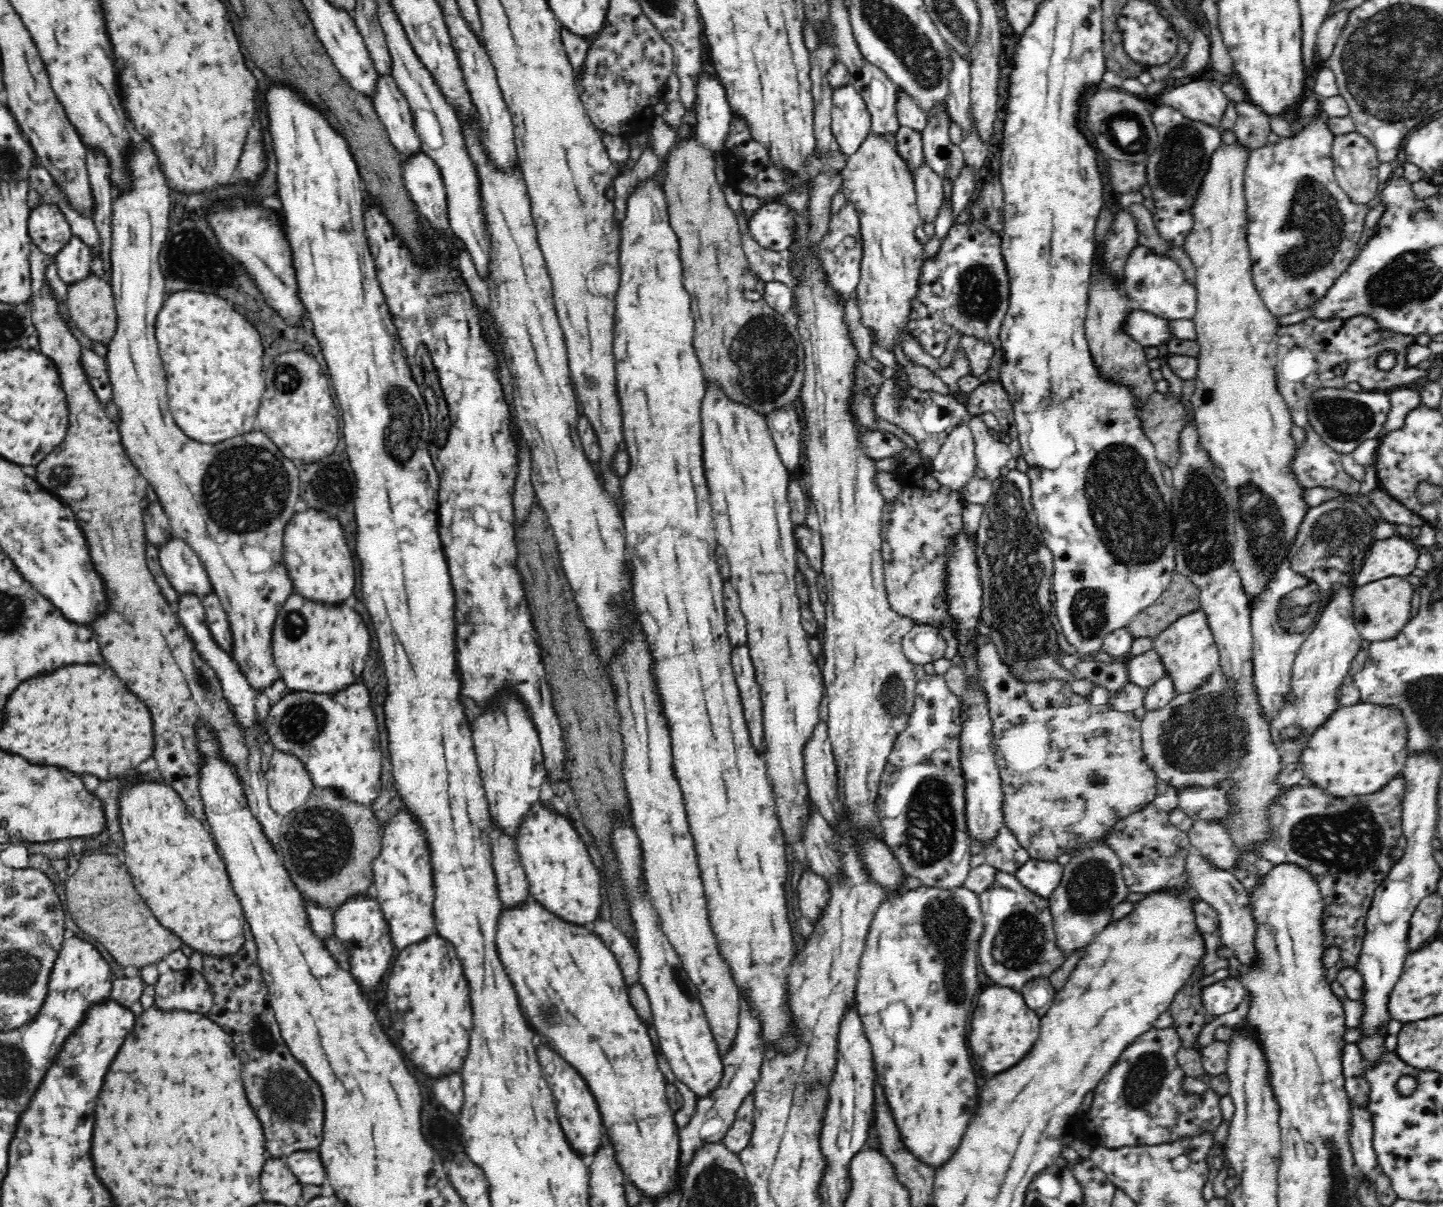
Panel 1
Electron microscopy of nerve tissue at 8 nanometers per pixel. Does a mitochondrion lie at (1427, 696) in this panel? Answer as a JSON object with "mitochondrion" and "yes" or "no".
{"mitochondrion":"yes"}

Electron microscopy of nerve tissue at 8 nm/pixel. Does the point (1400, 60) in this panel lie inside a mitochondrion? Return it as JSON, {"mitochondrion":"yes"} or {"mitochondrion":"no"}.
{"mitochondrion":"yes"}

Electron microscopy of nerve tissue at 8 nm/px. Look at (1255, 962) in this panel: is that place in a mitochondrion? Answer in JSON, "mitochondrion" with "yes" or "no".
{"mitochondrion":"no"}

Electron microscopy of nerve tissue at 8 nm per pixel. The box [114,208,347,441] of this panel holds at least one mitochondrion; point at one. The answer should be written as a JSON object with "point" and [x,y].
{"point":[179,264]}

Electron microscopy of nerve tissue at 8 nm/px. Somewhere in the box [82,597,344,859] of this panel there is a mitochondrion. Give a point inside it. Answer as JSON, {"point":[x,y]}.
{"point":[302,723]}

